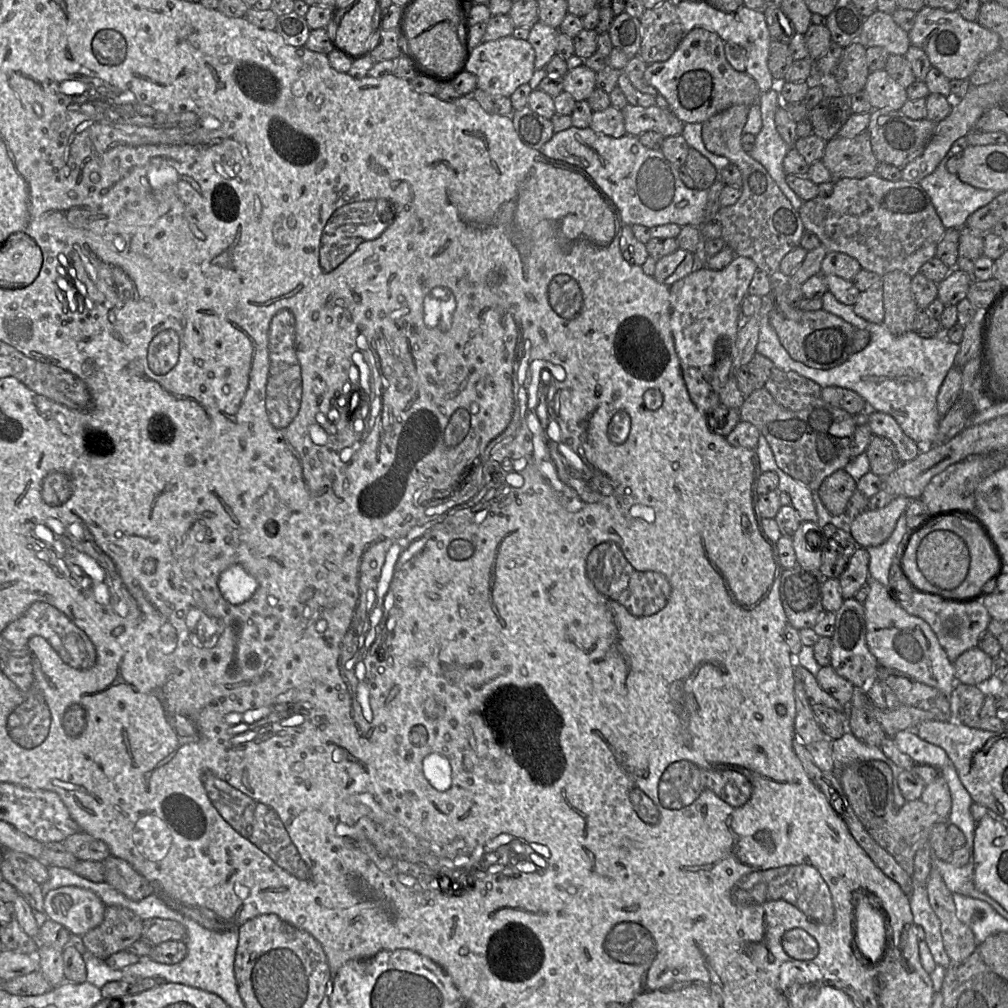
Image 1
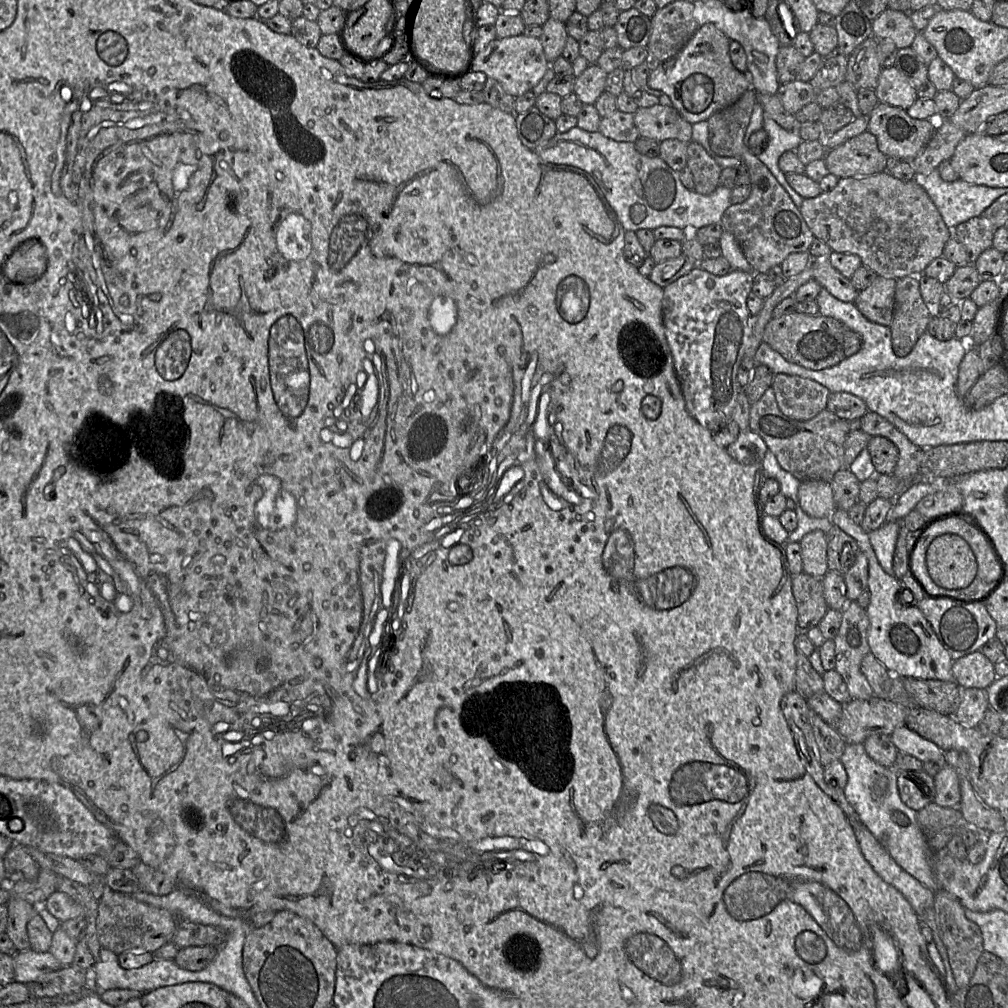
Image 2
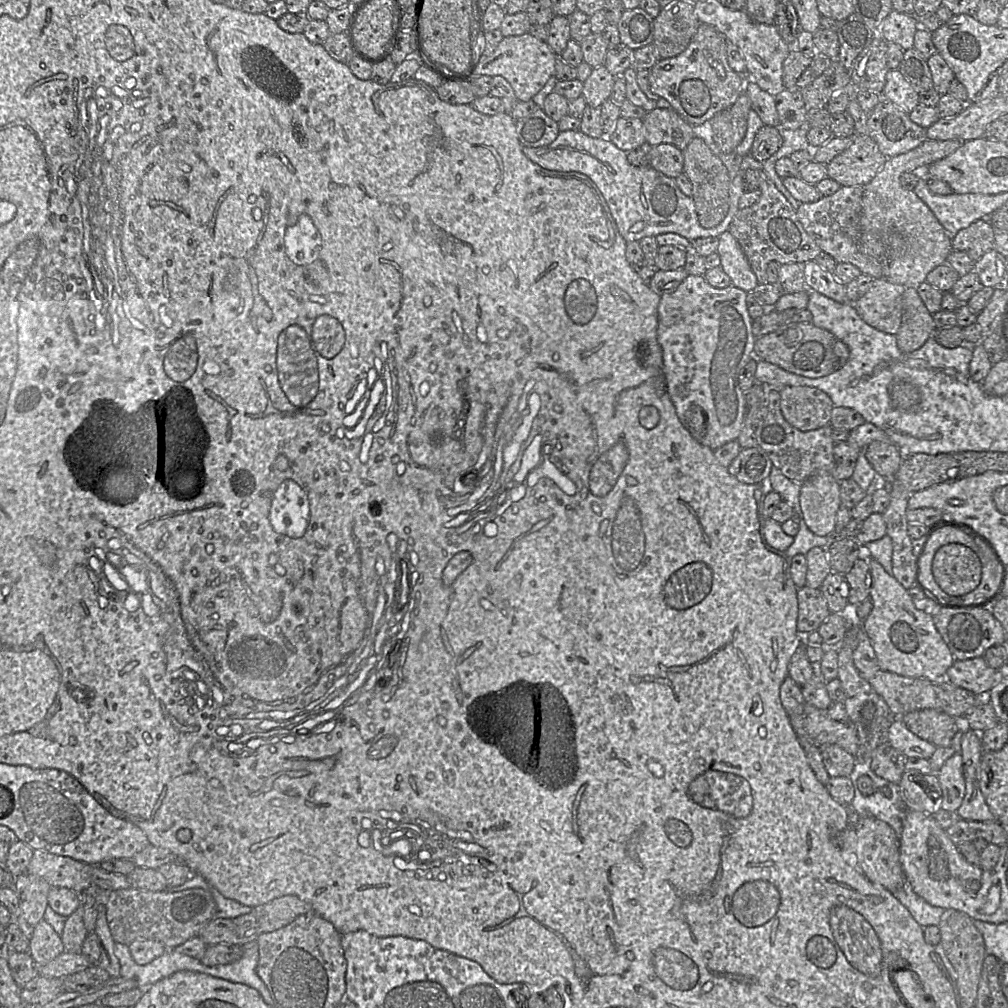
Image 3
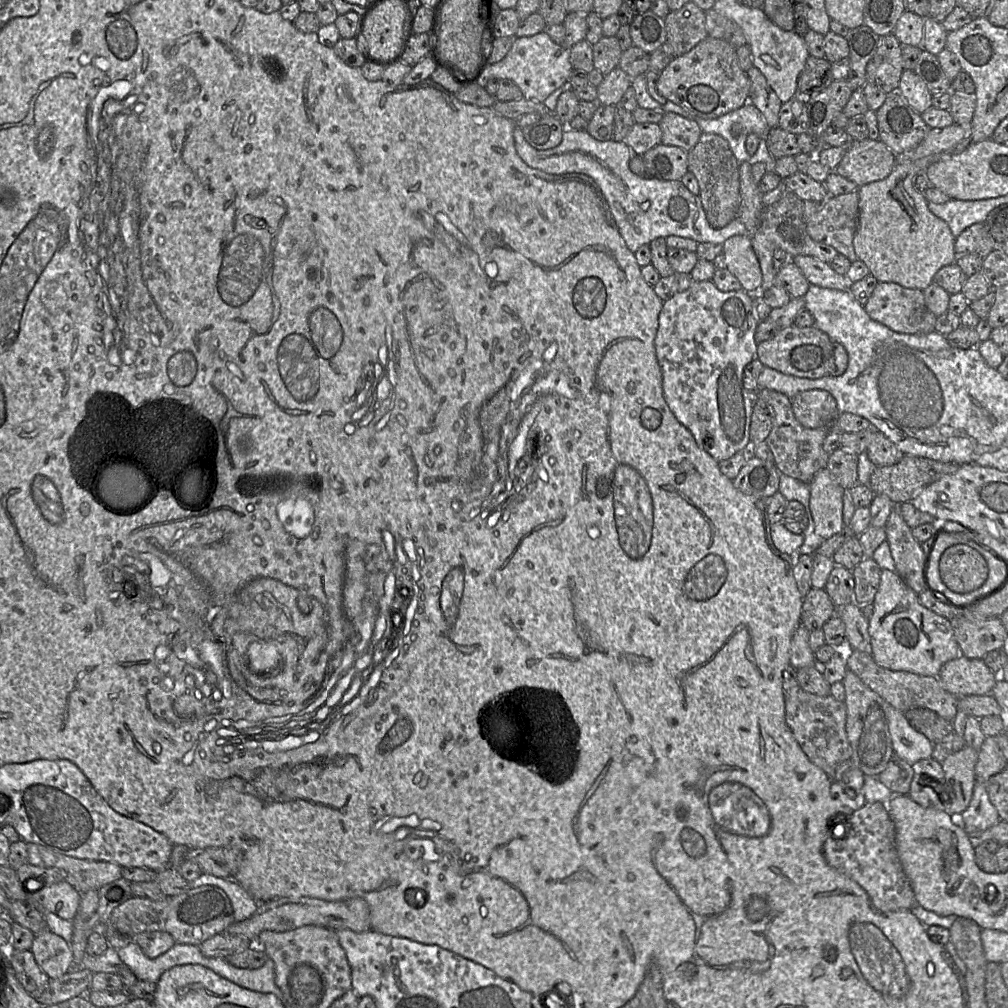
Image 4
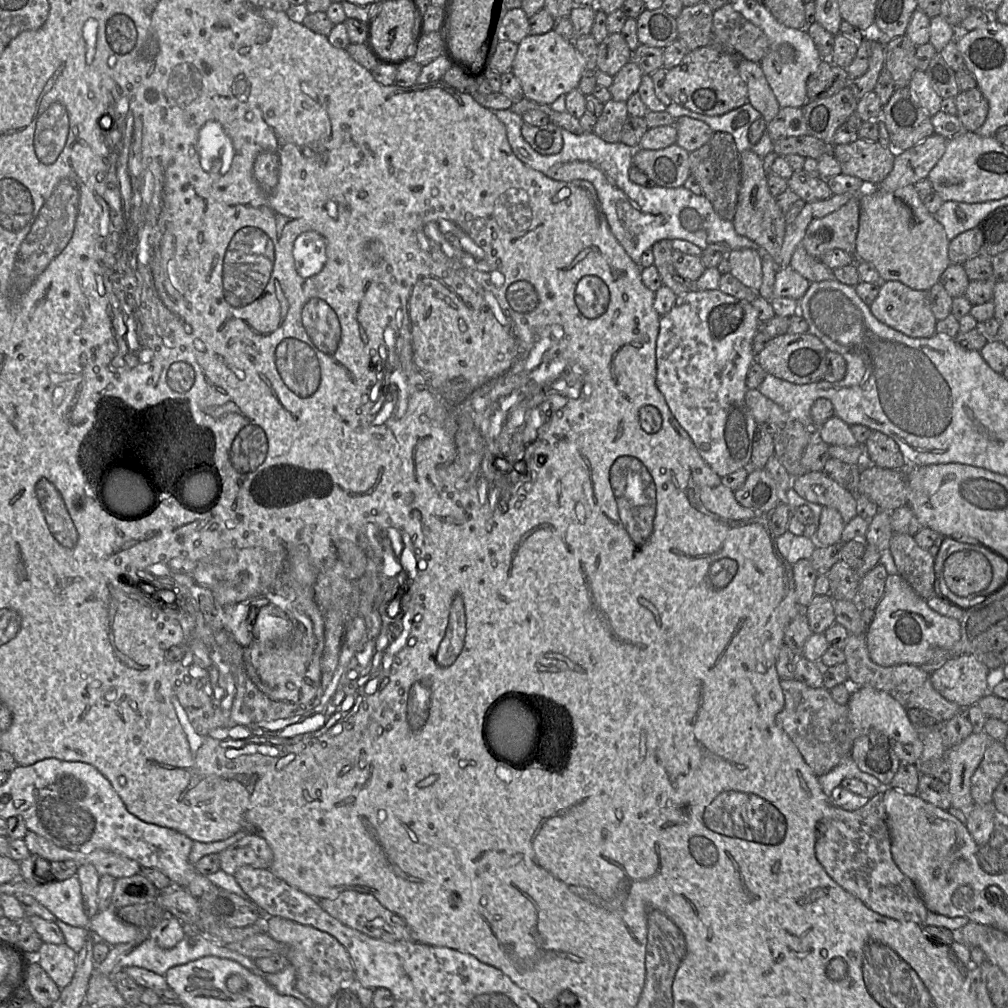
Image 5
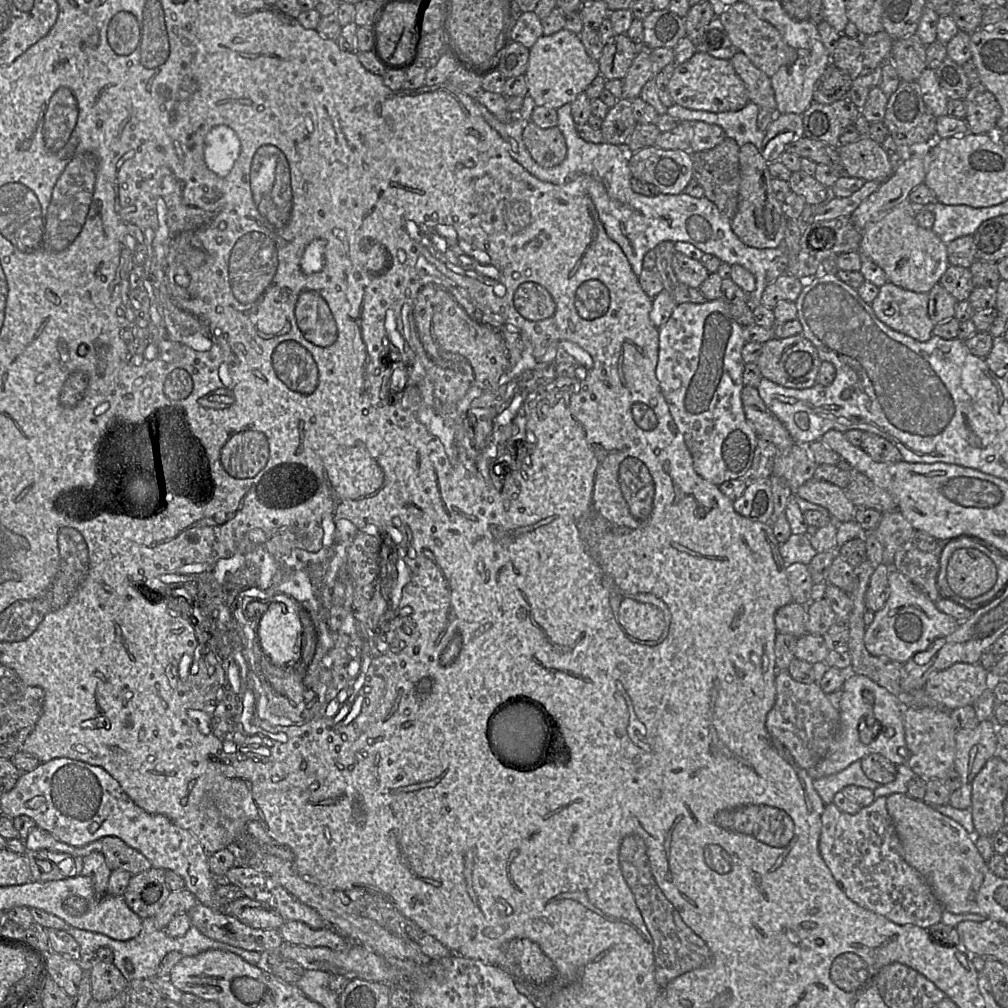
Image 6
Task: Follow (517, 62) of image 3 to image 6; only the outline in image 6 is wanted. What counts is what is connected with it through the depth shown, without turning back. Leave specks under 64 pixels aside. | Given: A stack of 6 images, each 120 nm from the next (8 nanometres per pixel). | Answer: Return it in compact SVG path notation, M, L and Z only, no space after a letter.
M563 28L550 35L542 35L529 49L529 60L524 76L528 94L536 106L558 109L572 103L598 74L600 74L598 61L588 55L580 35Z

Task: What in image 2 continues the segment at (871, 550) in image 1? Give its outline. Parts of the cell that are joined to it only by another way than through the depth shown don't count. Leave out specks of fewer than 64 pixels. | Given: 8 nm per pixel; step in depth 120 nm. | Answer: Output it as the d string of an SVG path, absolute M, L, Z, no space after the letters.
M885 522L878 529L867 533L880 566L890 576L894 576L893 556L901 523Z

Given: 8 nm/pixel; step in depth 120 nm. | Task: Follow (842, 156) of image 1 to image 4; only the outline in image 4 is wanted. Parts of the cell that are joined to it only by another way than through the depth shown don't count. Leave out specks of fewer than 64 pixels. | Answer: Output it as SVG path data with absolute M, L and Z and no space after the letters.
M851 141L834 170L858 187L886 178L896 165L896 155L881 141Z

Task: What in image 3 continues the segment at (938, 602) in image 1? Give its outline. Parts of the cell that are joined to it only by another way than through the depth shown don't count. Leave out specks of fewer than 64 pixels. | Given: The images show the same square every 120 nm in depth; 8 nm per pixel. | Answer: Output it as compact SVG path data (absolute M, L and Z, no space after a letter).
M942 606L932 616L934 625L949 648L955 660L966 660L983 657L984 652L991 646L1005 644L1007 635L1001 624L994 618L990 607L948 607Z

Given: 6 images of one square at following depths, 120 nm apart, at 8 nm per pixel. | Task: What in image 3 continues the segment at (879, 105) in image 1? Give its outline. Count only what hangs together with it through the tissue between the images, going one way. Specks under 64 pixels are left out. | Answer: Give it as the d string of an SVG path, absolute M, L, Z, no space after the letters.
M898 69L888 71L881 96L907 114L919 104L919 93Z

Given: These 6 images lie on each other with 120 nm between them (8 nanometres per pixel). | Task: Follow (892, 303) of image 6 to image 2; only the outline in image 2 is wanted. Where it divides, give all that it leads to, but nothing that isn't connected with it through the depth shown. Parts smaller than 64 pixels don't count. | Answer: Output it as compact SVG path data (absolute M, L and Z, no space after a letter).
M878 276L871 286L858 293L854 304L867 320L890 326L894 314L897 280Z

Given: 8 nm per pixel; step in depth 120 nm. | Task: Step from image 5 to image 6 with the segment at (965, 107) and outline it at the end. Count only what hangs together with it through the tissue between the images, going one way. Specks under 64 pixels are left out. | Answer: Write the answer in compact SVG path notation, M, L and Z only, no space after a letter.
M979 83L971 86L963 101L966 107L965 121L968 133L996 136L996 123L1002 109L993 93Z

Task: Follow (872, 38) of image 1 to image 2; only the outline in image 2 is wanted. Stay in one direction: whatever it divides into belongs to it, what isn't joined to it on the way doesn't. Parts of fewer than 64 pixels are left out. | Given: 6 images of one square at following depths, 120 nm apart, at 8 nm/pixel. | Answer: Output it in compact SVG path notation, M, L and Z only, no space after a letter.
M887 8L872 22L873 37L878 41L890 41L898 49L911 47L918 31L909 13Z

